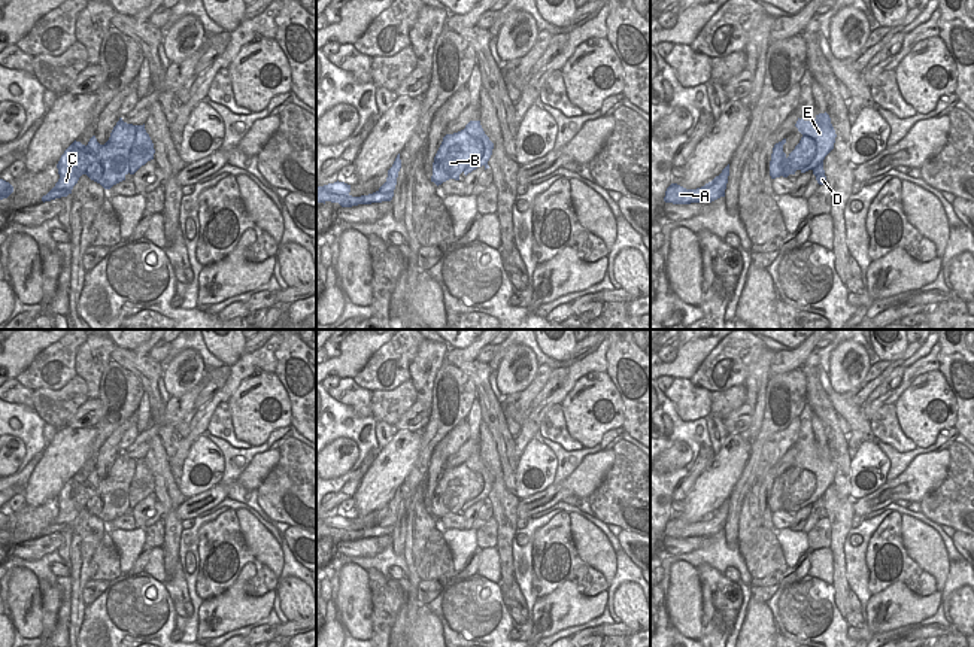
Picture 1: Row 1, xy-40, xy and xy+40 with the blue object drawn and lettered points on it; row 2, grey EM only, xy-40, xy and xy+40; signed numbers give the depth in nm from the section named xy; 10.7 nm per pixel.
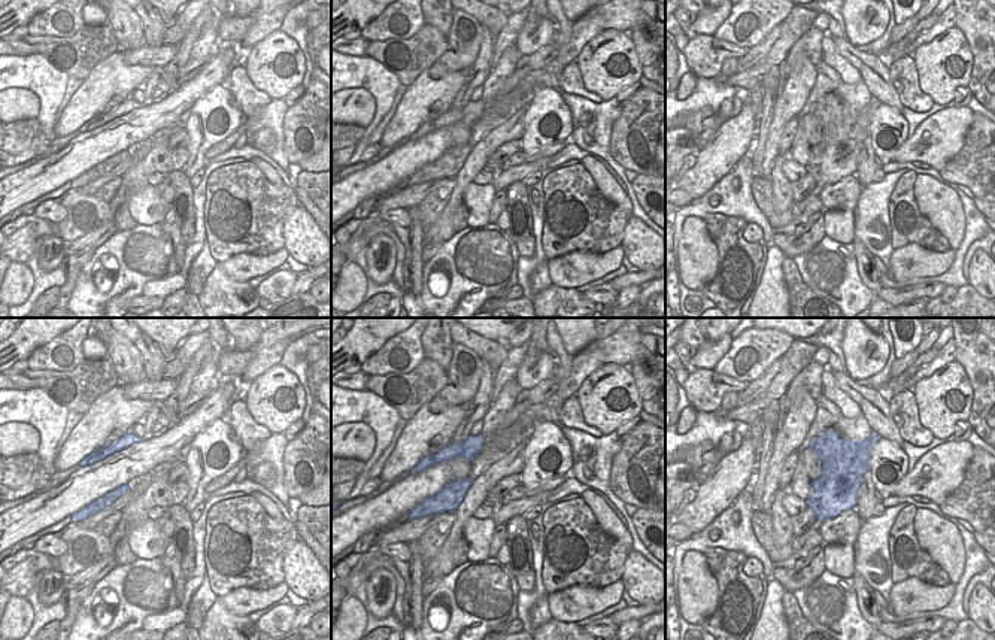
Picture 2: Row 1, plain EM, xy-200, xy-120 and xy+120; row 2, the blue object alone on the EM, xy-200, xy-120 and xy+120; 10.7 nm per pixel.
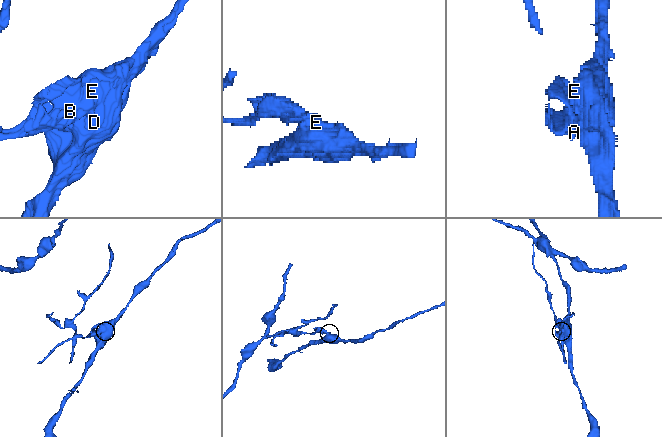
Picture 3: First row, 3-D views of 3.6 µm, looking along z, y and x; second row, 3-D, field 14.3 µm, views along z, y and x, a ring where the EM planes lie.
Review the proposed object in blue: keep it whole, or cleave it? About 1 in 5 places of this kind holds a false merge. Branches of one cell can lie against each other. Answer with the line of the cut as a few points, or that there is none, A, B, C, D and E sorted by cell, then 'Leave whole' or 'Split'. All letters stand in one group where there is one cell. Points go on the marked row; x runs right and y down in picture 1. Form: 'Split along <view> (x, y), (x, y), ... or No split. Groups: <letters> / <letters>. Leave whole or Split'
Split along xy-40 (137, 125), (134, 142), (129, 148), (129, 172). Groups: A B C / D E. Split

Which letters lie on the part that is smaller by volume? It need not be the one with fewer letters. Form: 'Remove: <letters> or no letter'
Remove: A, B, C

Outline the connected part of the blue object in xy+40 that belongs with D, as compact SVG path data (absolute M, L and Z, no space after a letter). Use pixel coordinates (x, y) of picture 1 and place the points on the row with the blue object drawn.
M819 113L814 121L798 118L795 127L802 134L801 145L795 146L798 152L795 165L801 173L811 170L819 185L826 183L823 160L834 149L837 137L829 115Z

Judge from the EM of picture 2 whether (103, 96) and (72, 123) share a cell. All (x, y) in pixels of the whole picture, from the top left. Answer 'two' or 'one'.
one

